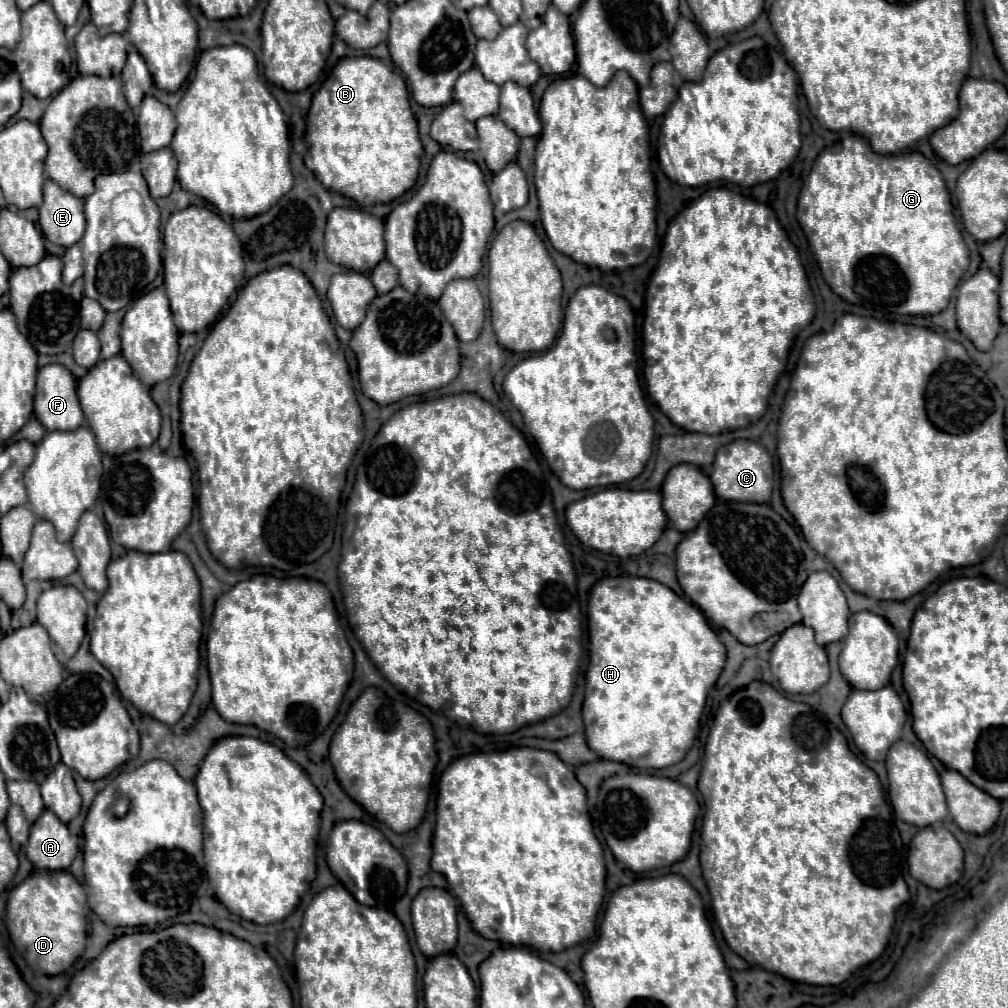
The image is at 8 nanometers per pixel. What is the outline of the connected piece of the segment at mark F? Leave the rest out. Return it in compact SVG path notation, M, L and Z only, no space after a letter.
M62 364L40 368L34 414L46 430L76 430L84 424L82 408L78 406L76 378Z

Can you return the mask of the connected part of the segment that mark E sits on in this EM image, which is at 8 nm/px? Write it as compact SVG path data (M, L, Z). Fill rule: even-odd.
M46 180L38 222L50 242L66 248L74 246L86 230L84 200L62 190L54 180Z

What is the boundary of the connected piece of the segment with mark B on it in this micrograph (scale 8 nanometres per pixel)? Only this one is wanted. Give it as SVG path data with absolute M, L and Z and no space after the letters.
M370 56L342 58L336 64L322 88L312 98L305 140L308 146L304 158L306 167L328 190L334 190L362 207L390 203L406 190L410 190L418 178L420 158L424 154L422 142L418 138L416 118L410 110L410 98L404 78L388 68L382 60Z

